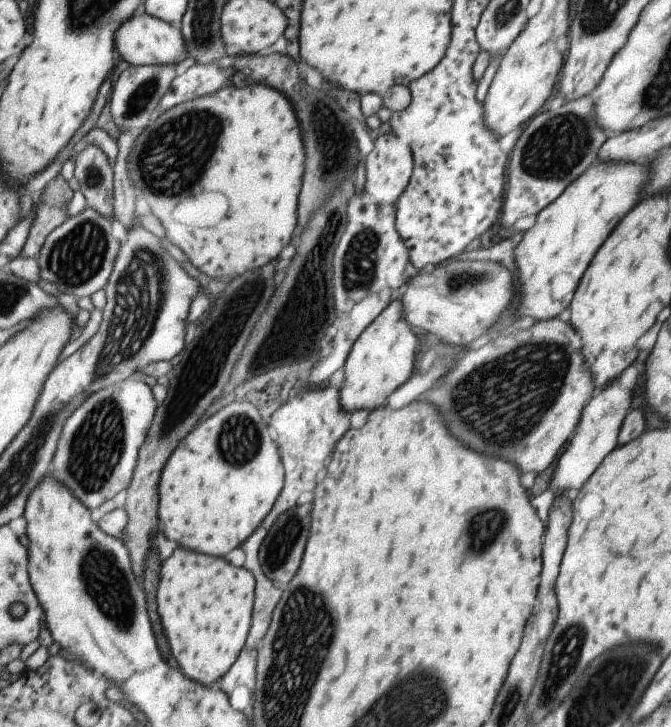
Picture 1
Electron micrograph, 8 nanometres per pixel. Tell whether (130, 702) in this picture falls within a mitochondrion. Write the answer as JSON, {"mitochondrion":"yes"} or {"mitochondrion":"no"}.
{"mitochondrion":"no"}

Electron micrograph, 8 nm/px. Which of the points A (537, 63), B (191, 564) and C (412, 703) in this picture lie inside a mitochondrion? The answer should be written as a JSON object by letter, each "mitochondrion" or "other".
{"A":"other","B":"other","C":"mitochondrion"}

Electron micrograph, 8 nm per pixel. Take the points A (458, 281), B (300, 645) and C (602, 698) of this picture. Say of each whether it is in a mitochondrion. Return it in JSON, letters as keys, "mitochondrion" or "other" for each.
{"A":"mitochondrion","B":"mitochondrion","C":"mitochondrion"}

